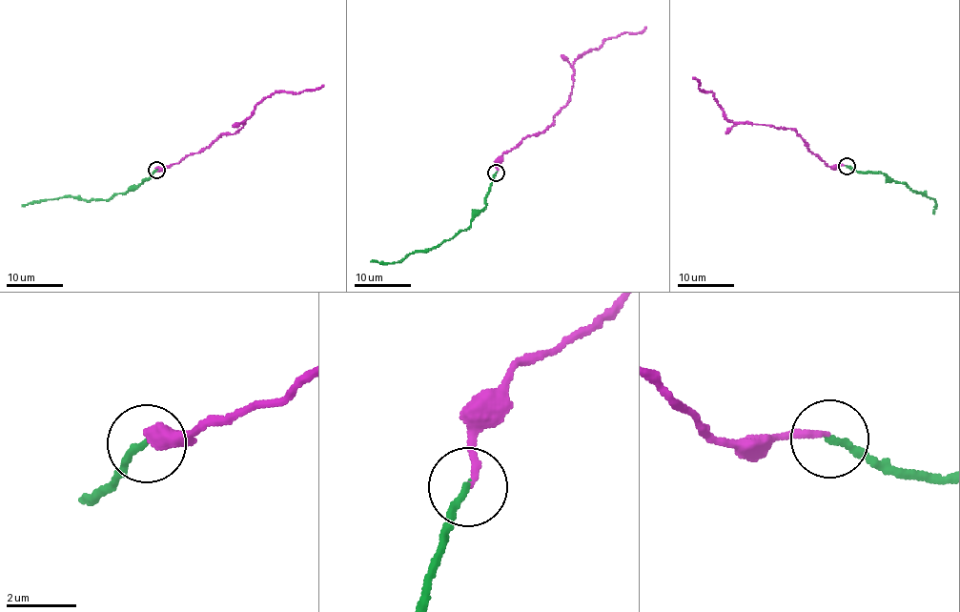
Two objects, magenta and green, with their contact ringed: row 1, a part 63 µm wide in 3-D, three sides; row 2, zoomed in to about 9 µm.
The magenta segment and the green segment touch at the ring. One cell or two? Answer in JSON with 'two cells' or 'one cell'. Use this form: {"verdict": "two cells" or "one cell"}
{"verdict": "one cell"}

